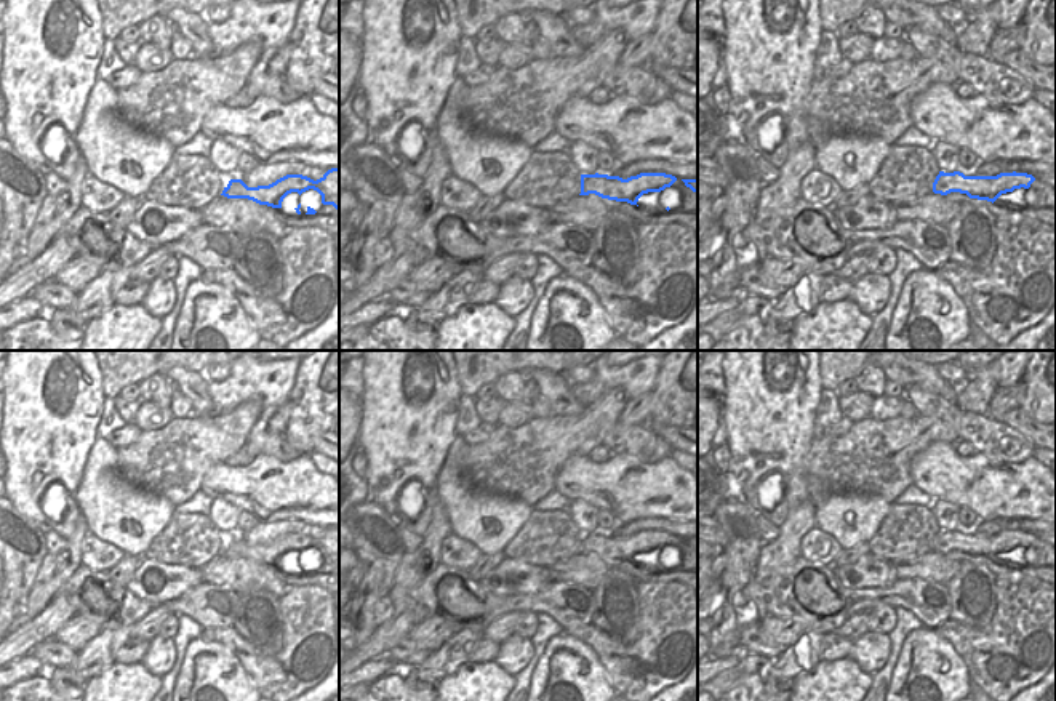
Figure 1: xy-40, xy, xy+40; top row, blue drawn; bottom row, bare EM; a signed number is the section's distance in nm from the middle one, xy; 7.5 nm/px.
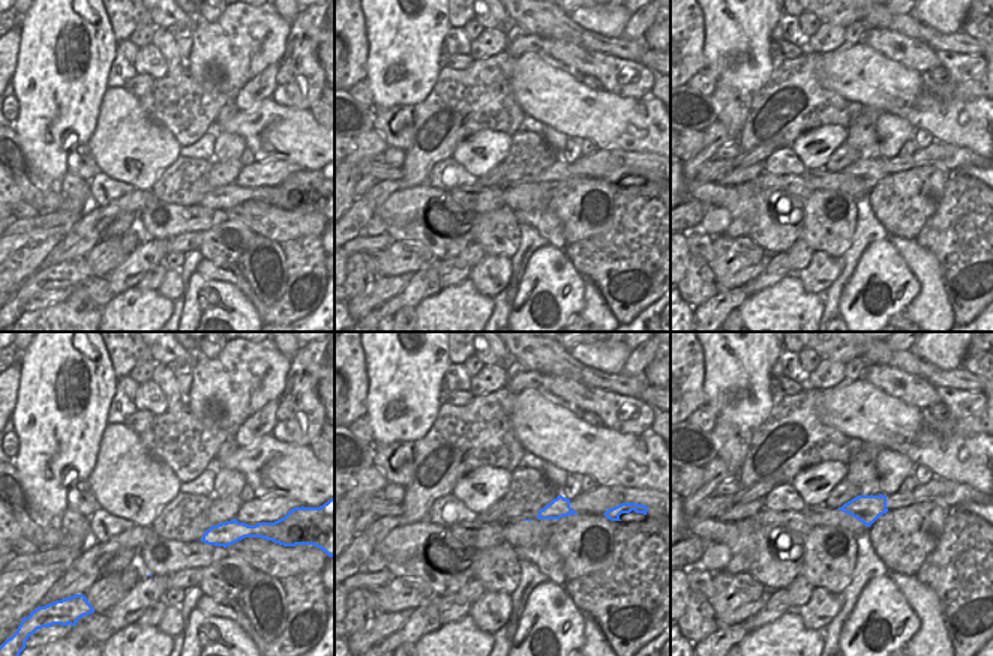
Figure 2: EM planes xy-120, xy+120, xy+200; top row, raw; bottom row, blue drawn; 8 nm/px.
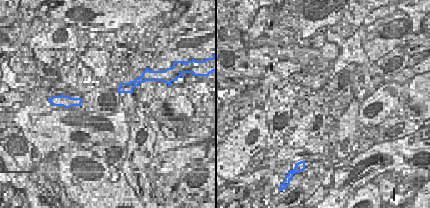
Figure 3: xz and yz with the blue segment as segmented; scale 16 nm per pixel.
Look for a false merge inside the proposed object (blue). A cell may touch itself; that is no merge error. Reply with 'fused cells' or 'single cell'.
fused cells

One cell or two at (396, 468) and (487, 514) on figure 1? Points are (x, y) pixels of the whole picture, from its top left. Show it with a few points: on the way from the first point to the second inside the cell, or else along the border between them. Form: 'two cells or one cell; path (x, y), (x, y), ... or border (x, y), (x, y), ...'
two cells; border (448, 452), (434, 487)

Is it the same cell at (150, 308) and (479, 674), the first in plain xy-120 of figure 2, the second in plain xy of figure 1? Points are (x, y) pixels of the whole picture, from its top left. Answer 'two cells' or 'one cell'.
one cell

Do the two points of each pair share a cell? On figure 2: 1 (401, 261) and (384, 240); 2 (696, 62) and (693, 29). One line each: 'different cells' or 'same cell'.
1: different cells
2: same cell

